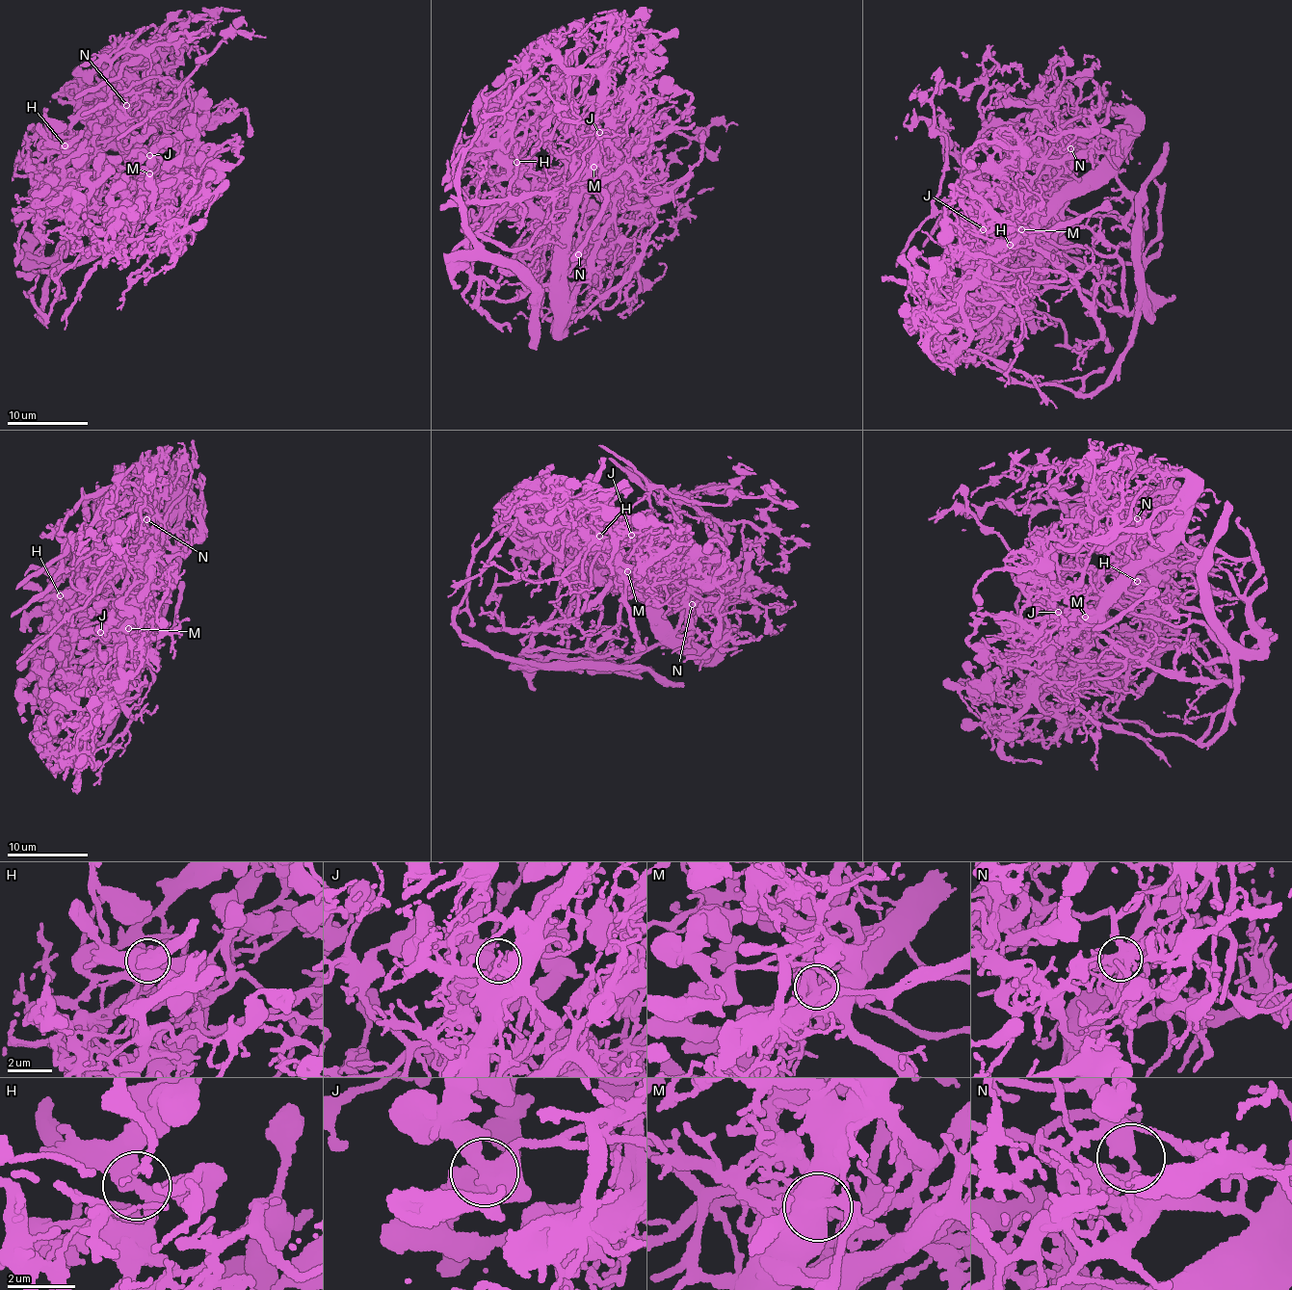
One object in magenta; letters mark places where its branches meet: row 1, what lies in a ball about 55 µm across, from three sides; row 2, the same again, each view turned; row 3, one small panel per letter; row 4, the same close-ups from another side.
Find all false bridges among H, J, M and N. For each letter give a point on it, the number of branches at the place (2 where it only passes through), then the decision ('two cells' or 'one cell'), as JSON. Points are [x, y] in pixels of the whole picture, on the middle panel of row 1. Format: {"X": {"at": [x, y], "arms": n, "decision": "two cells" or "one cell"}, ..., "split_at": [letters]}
{"H": {"at": [516, 162], "arms": 3, "decision": "one cell"}, "J": {"at": [599, 132], "arms": 4, "decision": "one cell"}, "M": {"at": [593, 167], "arms": 5, "decision": "two cells"}, "N": {"at": [578, 254], "arms": 4, "decision": "two cells"}, "split_at": ["M", "N"]}

